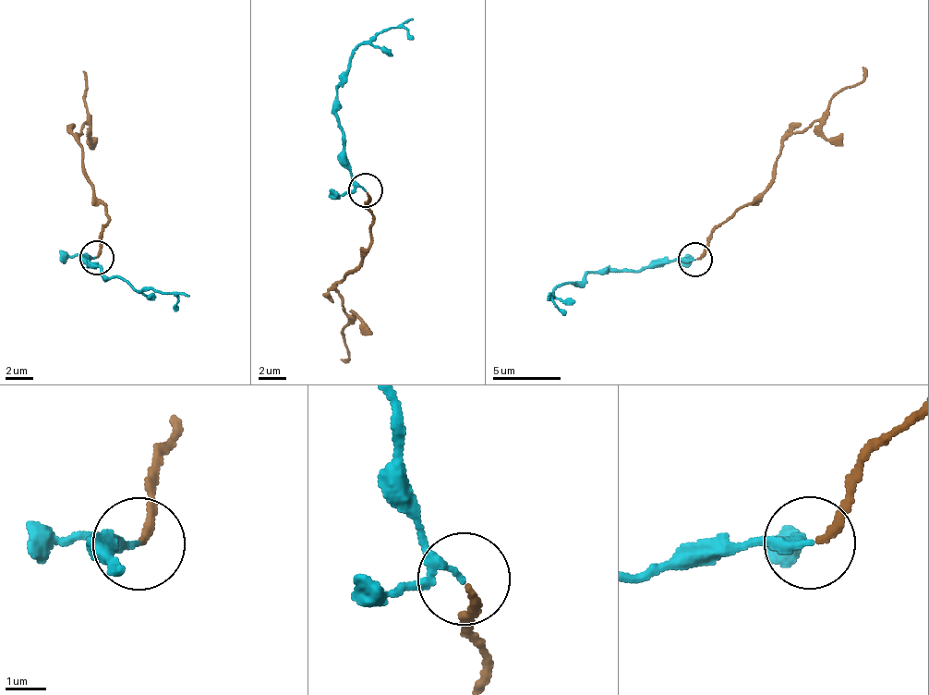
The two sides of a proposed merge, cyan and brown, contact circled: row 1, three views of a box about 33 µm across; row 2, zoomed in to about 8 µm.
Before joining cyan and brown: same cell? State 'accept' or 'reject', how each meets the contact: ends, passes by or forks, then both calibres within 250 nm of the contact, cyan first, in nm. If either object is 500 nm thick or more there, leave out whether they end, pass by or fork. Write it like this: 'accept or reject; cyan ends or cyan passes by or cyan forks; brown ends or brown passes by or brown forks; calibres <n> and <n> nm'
accept; cyan passes by; brown ends; calibres 140 and 200 nm

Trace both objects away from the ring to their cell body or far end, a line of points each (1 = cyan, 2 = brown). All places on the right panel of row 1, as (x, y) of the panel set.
1: (695, 260), (673, 261), (637, 271), (587, 270), (577, 284), (559, 283), (549, 298), (566, 314)
2: (695, 260), (707, 237), (750, 205), (771, 176), (788, 135), (823, 115), (836, 94), (860, 80), (865, 67)

